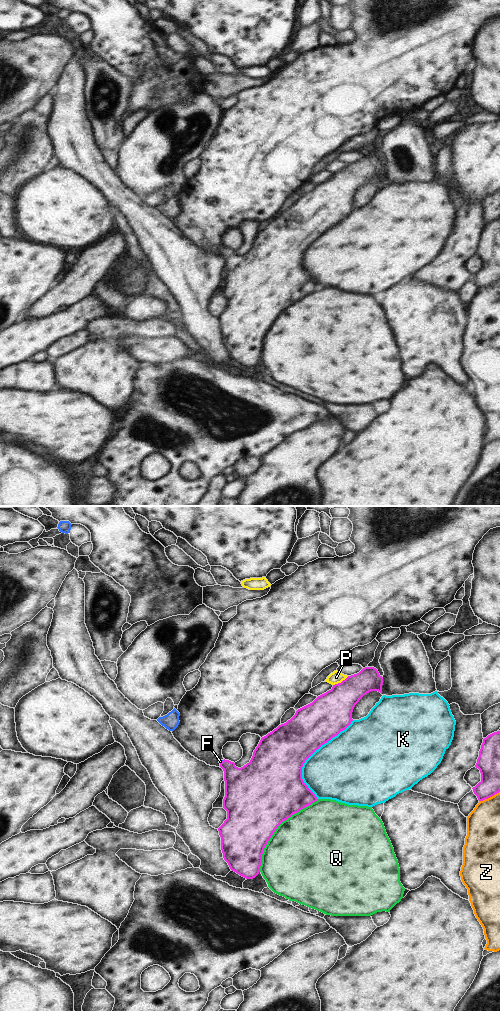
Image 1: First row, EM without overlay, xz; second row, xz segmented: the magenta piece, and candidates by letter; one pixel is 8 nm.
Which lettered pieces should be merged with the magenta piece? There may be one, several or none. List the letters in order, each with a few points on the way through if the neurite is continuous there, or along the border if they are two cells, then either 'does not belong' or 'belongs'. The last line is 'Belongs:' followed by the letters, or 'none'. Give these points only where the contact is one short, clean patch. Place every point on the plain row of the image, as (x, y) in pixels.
F: runs through xz (242, 273), (221, 250), (220, 249); belongs
K: does not belong
P: border along xz (348, 164), (333, 173); does not belong
Q: does not belong
Z: does not belong
Belongs: F

